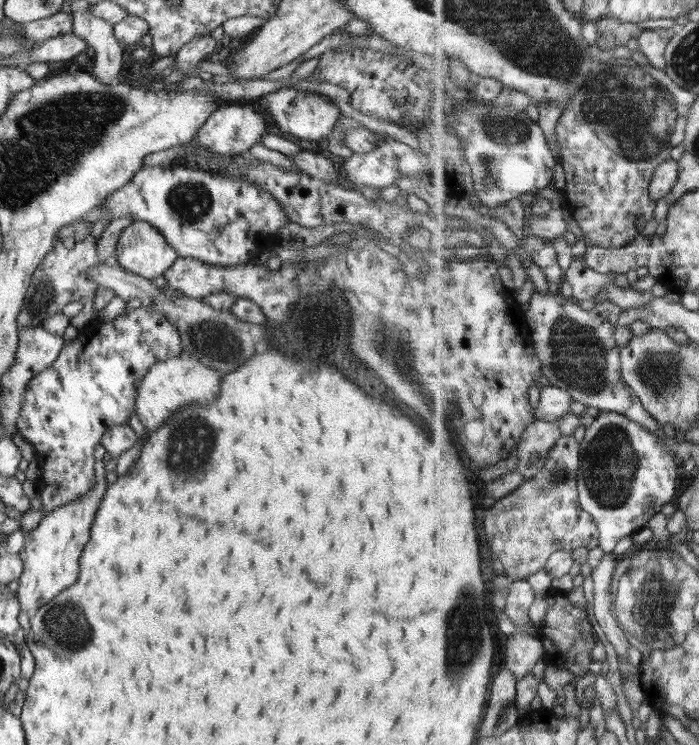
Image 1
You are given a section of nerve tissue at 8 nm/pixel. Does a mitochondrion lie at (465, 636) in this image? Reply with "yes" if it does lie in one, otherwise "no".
yes

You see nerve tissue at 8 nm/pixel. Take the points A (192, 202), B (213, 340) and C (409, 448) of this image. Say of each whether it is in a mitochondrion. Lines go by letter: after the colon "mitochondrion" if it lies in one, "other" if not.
A: mitochondrion
B: mitochondrion
C: other

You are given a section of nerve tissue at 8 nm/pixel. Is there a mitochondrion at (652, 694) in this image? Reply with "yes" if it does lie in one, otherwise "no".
no

